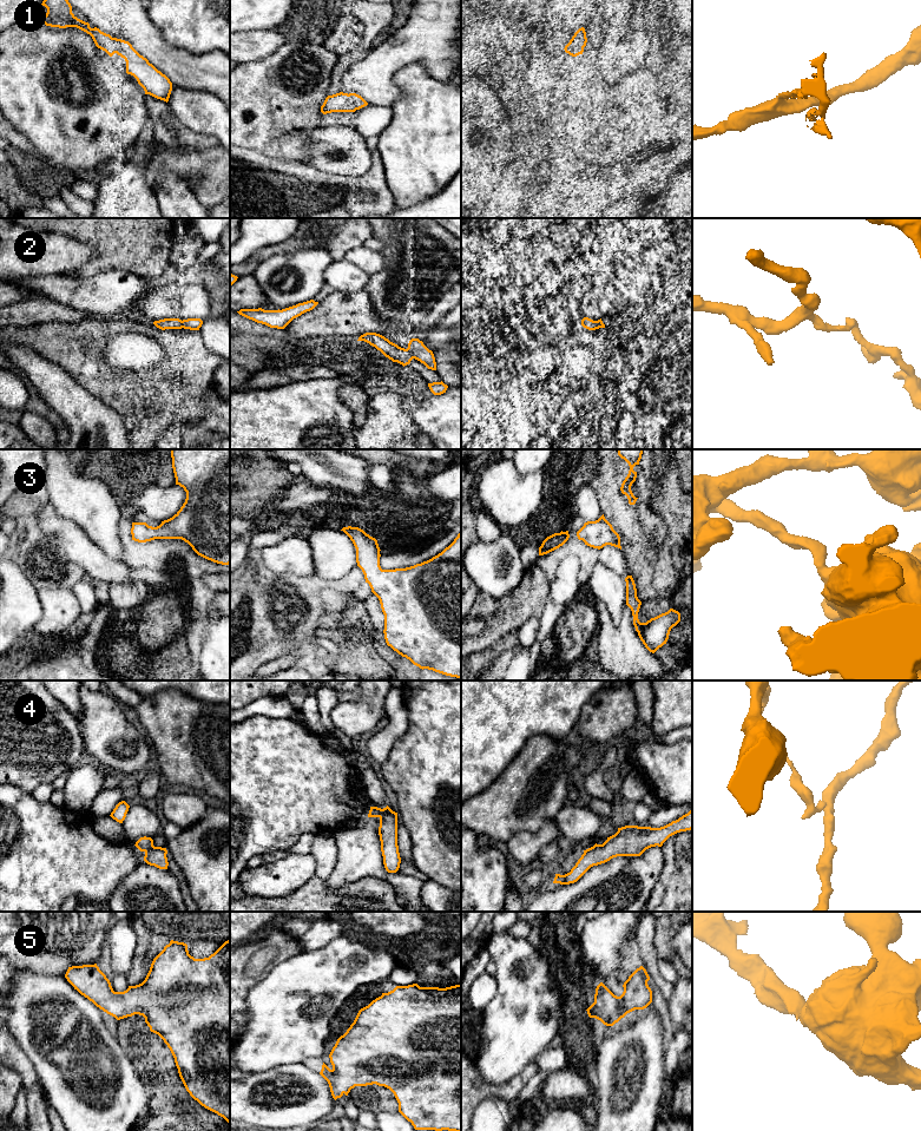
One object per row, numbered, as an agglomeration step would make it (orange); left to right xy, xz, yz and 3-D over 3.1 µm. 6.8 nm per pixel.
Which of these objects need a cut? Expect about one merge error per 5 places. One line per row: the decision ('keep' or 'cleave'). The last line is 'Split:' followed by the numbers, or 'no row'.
1: keep
2: cleave
3: keep
4: cleave
5: keep
Split: 2, 4

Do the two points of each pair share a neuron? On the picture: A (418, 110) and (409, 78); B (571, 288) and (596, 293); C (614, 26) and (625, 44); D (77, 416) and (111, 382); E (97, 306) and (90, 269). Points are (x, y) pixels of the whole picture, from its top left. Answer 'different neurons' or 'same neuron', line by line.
A: same neuron
B: different neurons
C: same neuron
D: different neurons
E: different neurons

